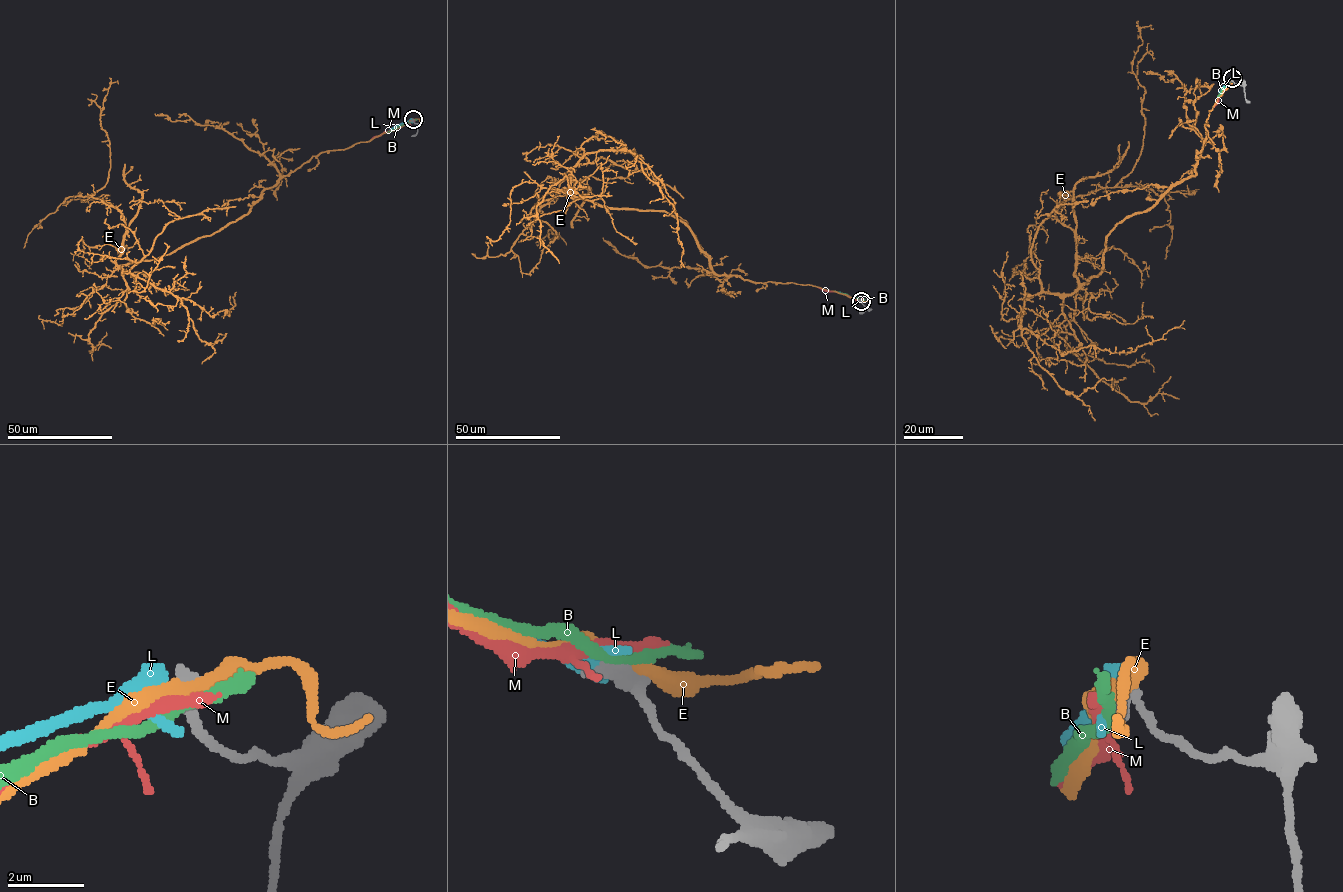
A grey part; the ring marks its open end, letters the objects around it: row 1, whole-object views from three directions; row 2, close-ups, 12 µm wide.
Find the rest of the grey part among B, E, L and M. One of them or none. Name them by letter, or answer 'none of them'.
none of them

